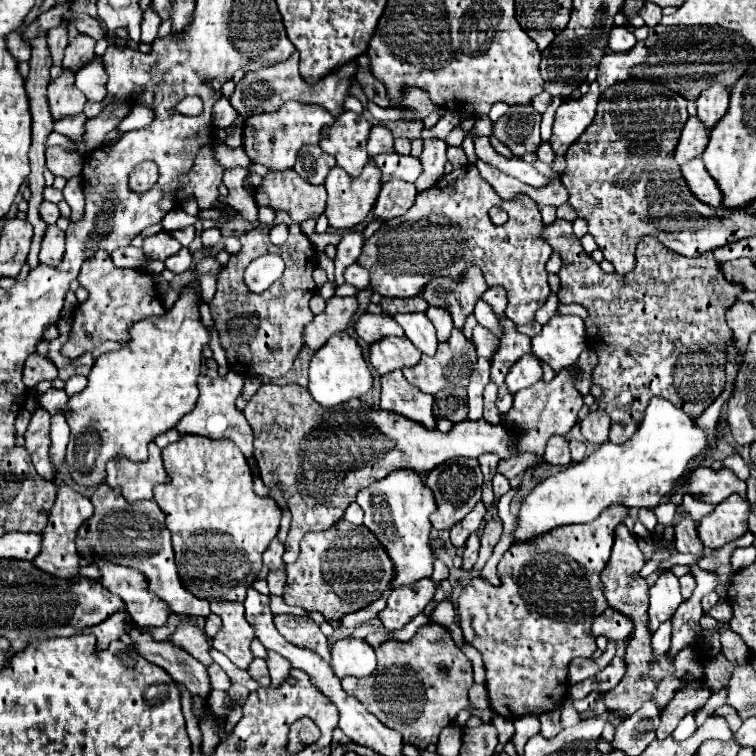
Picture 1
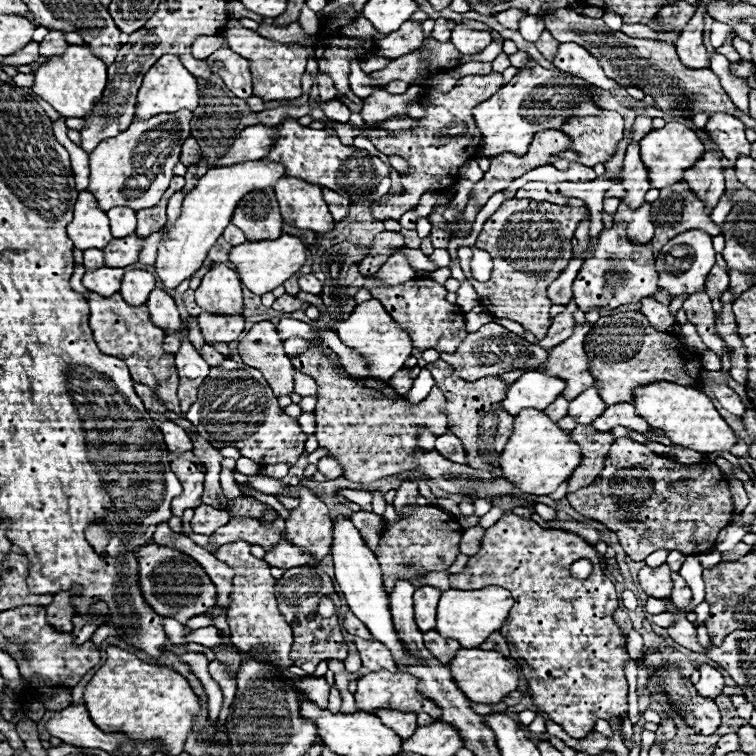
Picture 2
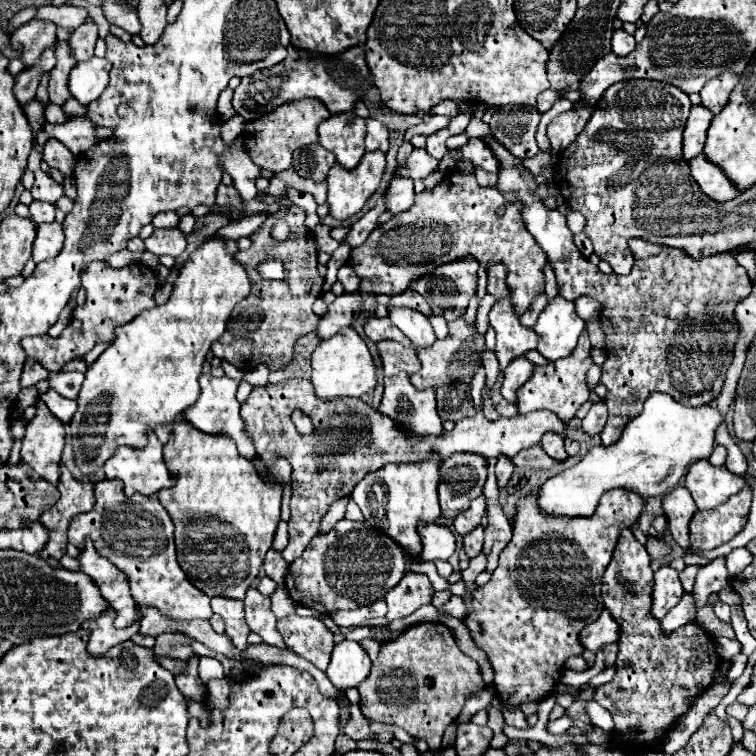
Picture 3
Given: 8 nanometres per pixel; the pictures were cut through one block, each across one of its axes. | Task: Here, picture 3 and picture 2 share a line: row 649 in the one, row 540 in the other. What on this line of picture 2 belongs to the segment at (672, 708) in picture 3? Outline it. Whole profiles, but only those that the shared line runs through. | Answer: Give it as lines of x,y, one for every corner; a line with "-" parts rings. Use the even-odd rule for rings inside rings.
616,438
602,474
590,486
568,494
568,500
580,514
616,532
634,562
660,548
680,550
686,556
702,554
714,546
718,532
732,520
728,480
716,464
678,464
630,438
-
632,478
634,484
624,484

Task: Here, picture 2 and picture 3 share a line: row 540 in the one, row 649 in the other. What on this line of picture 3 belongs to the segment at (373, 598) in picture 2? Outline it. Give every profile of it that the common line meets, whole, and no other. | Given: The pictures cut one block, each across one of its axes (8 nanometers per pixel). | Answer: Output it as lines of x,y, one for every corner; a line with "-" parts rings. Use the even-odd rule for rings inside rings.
342,640
332,650
332,660
326,670
330,682
336,688
358,686
370,674
372,662
366,650
354,640

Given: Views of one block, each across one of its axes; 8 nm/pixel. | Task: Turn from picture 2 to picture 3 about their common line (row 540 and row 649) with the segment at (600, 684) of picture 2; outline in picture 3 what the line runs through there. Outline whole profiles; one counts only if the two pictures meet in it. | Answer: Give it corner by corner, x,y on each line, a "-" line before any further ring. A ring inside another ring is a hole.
610,490
604,500
600,500
600,510
596,510
596,514
592,518
544,518
540,514
540,510
536,510
536,496
528,496
528,498
522,498
518,502
518,512
514,516
514,534
512,534
512,540
508,542
508,546
502,550
500,554
500,562
498,562
498,568
494,570
492,574
492,580
480,588
474,588
472,590
472,612
464,618
464,624
466,628
470,630
472,634
472,640
488,654
488,660
492,664
492,670
494,670
494,688
496,688
496,696
502,700
504,706
508,708
516,708
524,702
540,702
544,700
546,696
550,696
554,692
554,688
558,686
560,682
560,672
564,668
564,662
570,658
570,656
580,656
584,652
582,644
580,644
580,632
586,624
590,622
560,622
560,618
598,618
600,612
604,610
604,604
602,604
602,598
600,598
600,586
602,586
602,574
608,566
608,562
612,560
612,552
616,548
616,542
618,542
618,536
620,536
620,530
622,528
632,528
632,524
640,518
640,512
644,508
646,502
640,502
640,498
636,498
636,494
628,494
626,490
-
536,632
540,632
540,640
532,640
536,638

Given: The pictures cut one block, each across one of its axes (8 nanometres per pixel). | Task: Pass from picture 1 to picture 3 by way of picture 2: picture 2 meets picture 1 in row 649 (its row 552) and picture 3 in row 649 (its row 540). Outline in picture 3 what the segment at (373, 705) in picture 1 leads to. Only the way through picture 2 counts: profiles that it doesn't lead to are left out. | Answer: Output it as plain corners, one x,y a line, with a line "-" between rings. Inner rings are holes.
422,622
380,646
372,674
358,686
358,692
360,708
372,720
400,726
438,750
444,728
458,718
464,702
480,688
484,688
480,668
456,646
450,628
440,622

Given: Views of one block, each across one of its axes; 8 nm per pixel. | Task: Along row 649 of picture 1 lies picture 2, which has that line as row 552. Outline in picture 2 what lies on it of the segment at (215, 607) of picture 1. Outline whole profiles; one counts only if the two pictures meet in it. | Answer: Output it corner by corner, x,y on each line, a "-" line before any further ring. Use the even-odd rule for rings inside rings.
236,540
232,544
224,544
214,554
220,562
228,564
234,570
232,578
232,594
230,594
230,608
228,608
228,624
232,632
232,644
246,652
252,646
266,644
272,648
272,660
280,668
292,666
288,658
292,648
292,628
278,612
278,604
274,598
274,584
276,580
270,576
270,566
264,560
254,558
250,554
250,544
246,540

